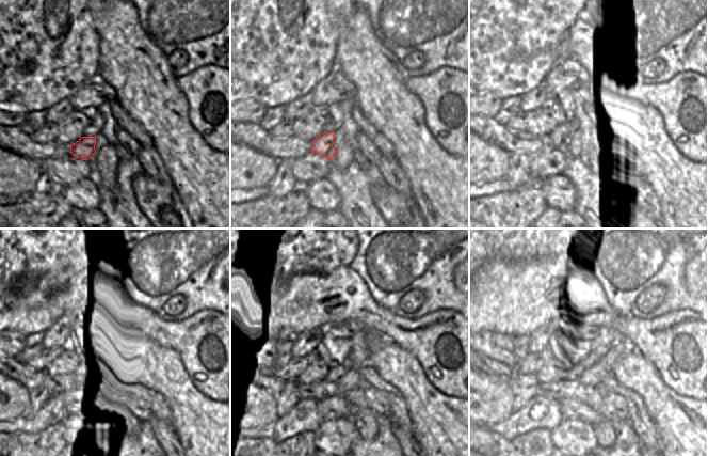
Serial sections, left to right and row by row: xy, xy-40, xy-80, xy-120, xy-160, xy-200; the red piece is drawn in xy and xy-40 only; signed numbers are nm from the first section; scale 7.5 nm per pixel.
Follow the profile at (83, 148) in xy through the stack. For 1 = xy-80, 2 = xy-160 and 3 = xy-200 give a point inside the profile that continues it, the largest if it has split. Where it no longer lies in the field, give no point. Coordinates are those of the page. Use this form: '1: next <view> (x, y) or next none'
1: next xy-80 (562, 138)
2: next xy-160 (335, 373)
3: next xy-200 (575, 372)

